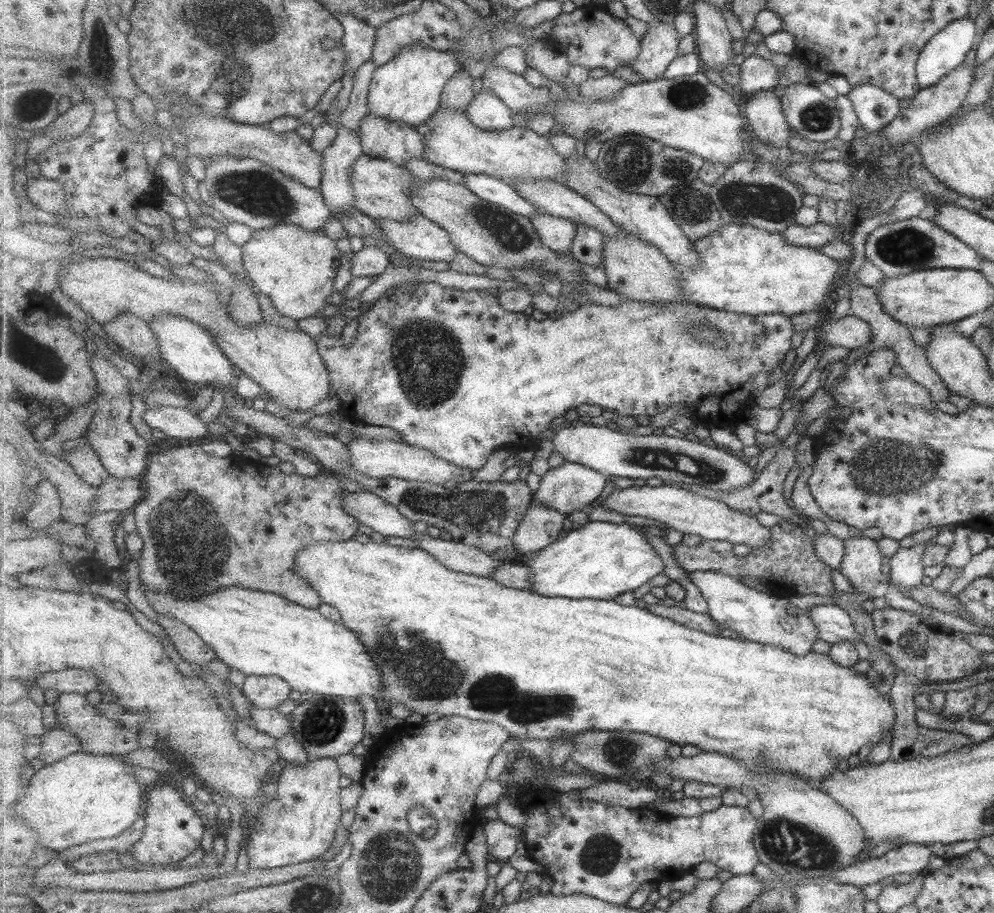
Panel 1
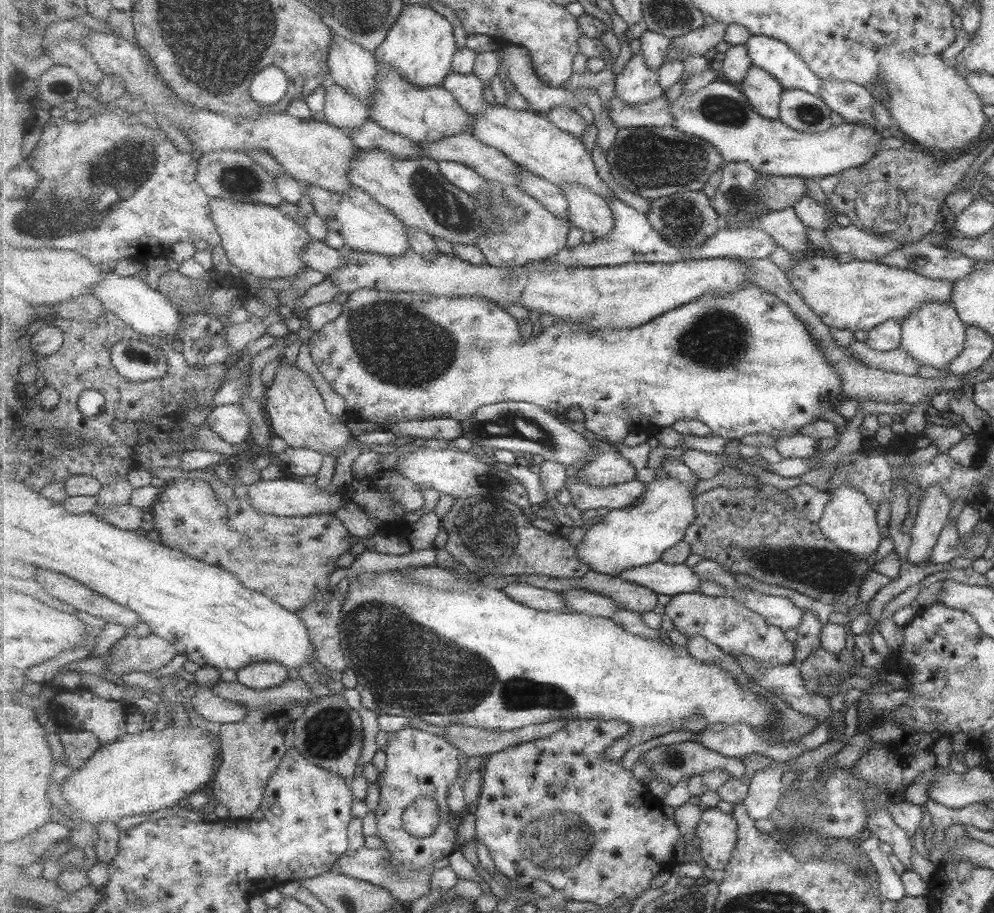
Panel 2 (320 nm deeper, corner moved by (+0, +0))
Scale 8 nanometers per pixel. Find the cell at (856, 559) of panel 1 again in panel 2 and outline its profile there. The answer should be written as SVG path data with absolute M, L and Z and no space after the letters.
M851 484L841 485L831 492L830 500L826 502L822 516L818 520L818 526L841 550L865 560L877 548L881 538L873 505L862 491L855 490Z

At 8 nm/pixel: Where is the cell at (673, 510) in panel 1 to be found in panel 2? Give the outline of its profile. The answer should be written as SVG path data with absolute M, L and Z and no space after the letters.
M577 473L568 478L566 491L572 496L571 504L579 510L593 510L597 508L624 509L631 505L638 505L640 498L647 492L649 484L639 480L610 485L605 487L589 486L579 480Z

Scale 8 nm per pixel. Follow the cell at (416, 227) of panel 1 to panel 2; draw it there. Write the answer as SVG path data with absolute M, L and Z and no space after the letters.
M308 185L308 188L315 213L325 221L327 228L340 234L346 247L389 256L401 256L411 249L407 242L408 227L399 220L398 215L377 202L366 190L351 187L346 193L334 193L322 186Z

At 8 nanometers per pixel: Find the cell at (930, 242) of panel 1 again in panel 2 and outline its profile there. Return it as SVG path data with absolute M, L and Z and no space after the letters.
M853 225L830 228L824 231L825 242L834 254L850 254L860 261L878 260L880 256L891 252L895 247L902 247L903 242L894 242L888 236L875 236Z

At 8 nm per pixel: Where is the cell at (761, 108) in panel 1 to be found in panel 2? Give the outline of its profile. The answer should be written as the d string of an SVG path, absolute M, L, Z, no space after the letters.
M753 65L740 86L759 114L773 120L781 118L780 105L784 86L774 74Z

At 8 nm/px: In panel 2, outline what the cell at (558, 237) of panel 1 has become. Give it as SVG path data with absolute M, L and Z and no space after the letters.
M487 180L472 197L477 202L478 215L486 227L486 233L476 246L484 252L489 265L510 269L530 262L547 261L567 246L567 236L573 224L547 210L542 202L519 186Z

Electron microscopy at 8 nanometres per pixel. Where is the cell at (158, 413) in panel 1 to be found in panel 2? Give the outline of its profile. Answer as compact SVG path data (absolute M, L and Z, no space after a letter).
M224 405L211 410L205 426L221 435L229 444L241 444L252 436L251 418L239 405Z

